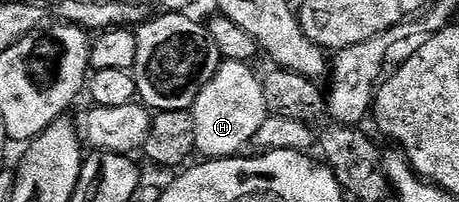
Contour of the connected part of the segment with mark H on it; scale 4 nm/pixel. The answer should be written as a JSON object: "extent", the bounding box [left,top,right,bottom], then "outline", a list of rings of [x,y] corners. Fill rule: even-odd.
{"extent":[192,60,268,157],"outline":[[[240,60],[225,61],[219,66],[212,82],[200,90],[192,109],[192,127],[195,149],[203,152],[203,157],[237,157],[243,151],[241,148],[253,141],[256,130],[264,126],[268,109],[262,80],[250,67],[249,63]]]}

